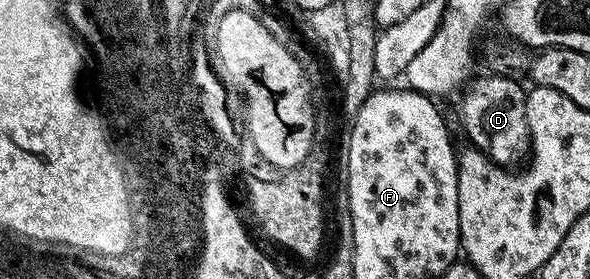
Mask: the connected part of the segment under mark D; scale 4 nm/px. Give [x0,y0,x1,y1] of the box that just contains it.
[459,74,531,169]

